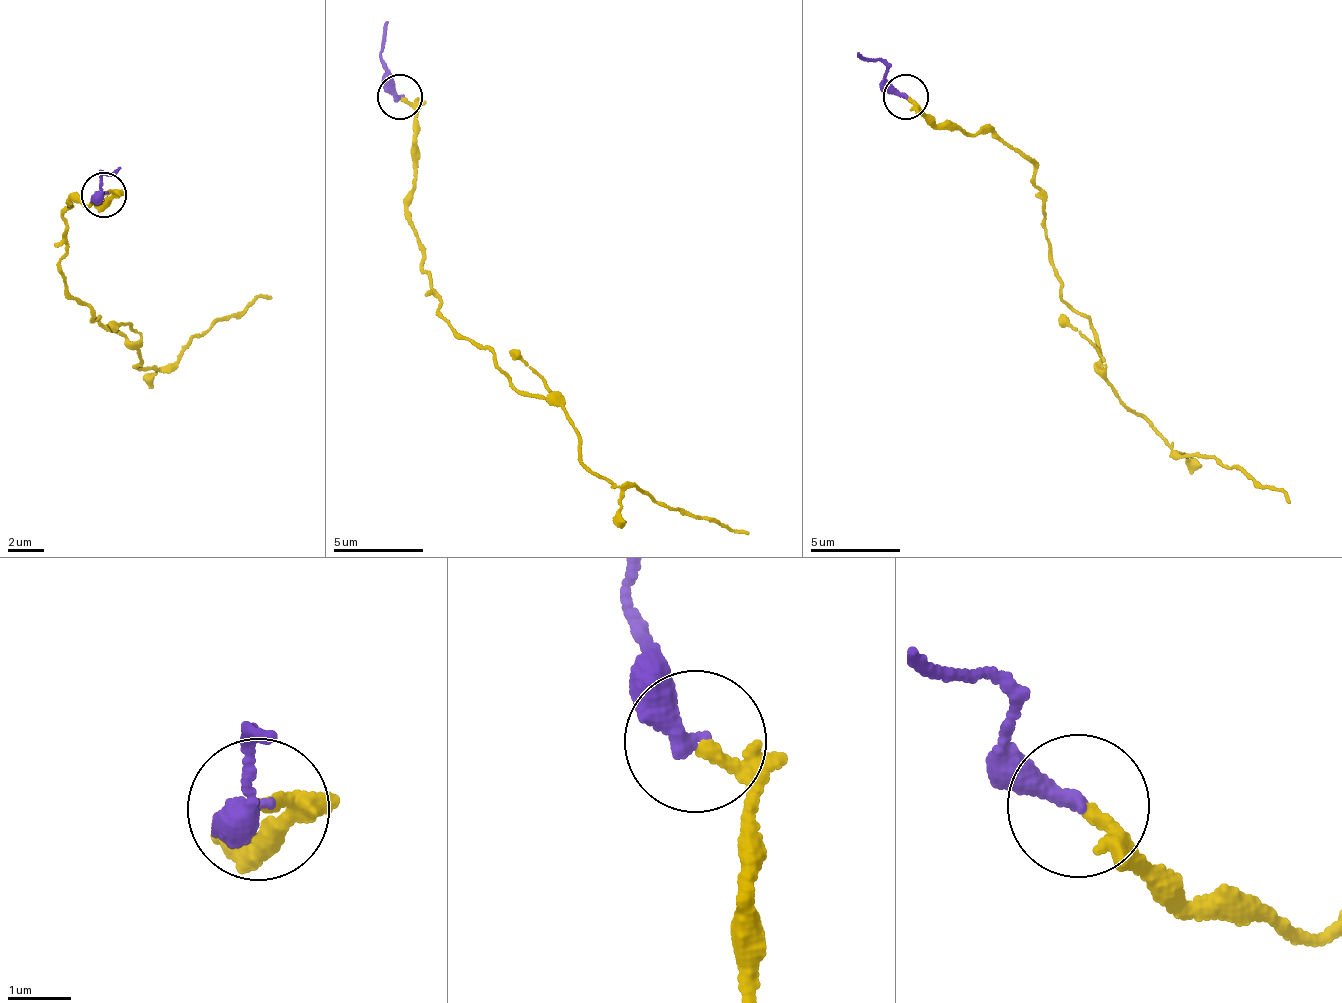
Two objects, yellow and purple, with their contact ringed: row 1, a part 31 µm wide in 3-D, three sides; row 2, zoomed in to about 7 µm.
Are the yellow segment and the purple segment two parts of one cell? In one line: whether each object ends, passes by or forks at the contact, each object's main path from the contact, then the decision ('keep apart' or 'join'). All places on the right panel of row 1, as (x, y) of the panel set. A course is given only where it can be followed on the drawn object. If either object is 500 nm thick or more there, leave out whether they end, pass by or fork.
yellow ends; purple ends; course yellow (907, 98), (1036, 167), (1061, 298), (1092, 322), (1121, 400), (1176, 455), (1291, 502); course purple (907, 98), (887, 81), (887, 66), (860, 55); join

